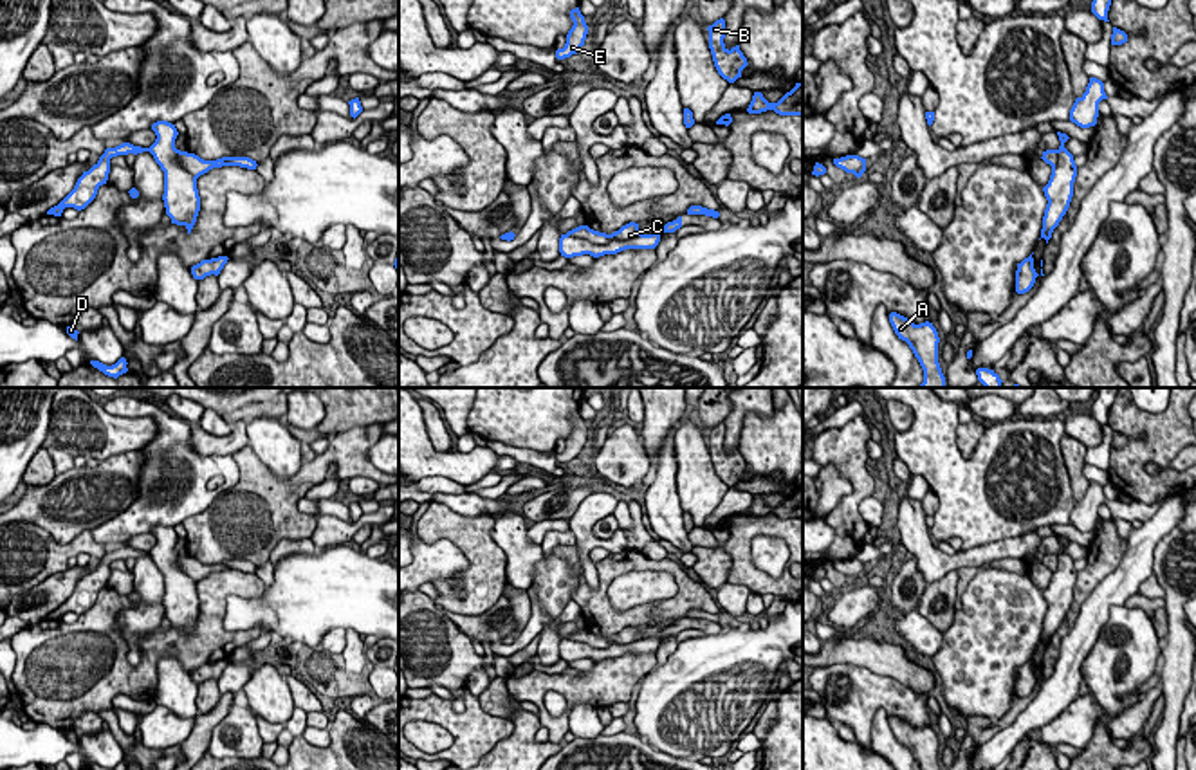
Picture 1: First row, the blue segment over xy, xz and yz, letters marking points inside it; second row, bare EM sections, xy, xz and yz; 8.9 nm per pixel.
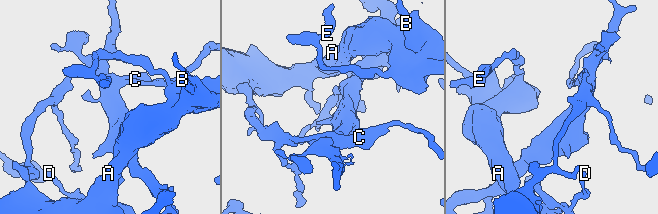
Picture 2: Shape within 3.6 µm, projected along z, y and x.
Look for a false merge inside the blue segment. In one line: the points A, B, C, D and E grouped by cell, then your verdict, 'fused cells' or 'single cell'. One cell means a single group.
groups A B D E / C; fused cells

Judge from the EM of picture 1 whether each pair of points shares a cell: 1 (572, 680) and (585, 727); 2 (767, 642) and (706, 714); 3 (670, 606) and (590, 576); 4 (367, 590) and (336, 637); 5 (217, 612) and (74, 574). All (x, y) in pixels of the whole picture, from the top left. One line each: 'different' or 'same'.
1: different
2: same
3: different
4: different
5: different

